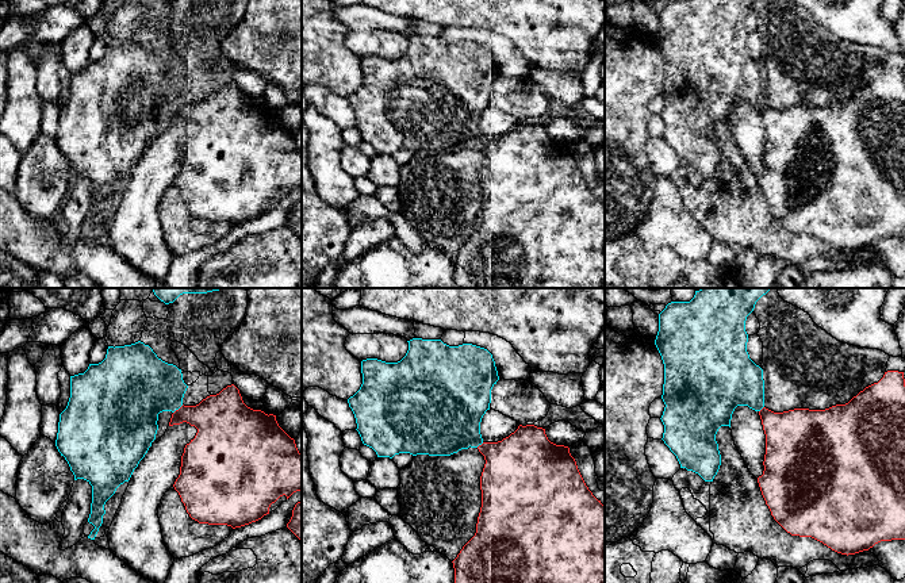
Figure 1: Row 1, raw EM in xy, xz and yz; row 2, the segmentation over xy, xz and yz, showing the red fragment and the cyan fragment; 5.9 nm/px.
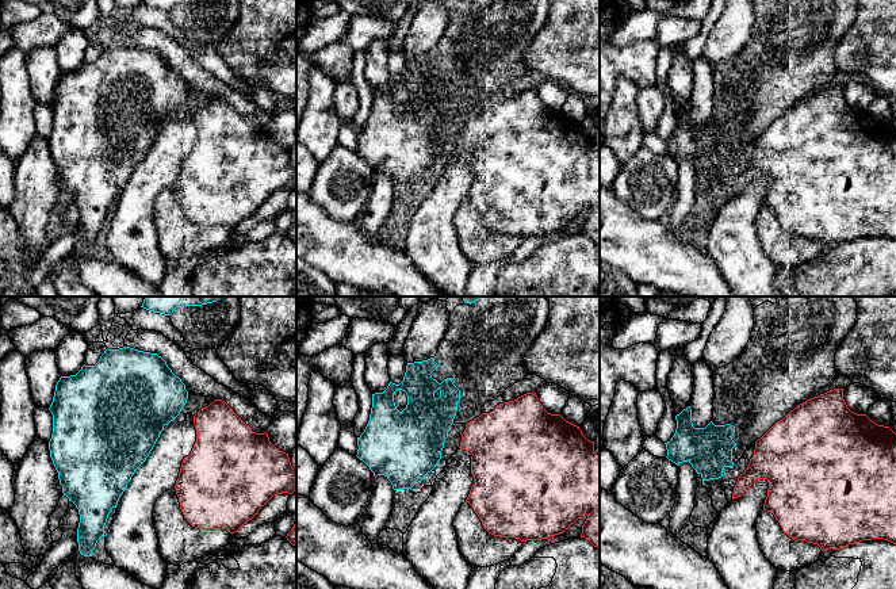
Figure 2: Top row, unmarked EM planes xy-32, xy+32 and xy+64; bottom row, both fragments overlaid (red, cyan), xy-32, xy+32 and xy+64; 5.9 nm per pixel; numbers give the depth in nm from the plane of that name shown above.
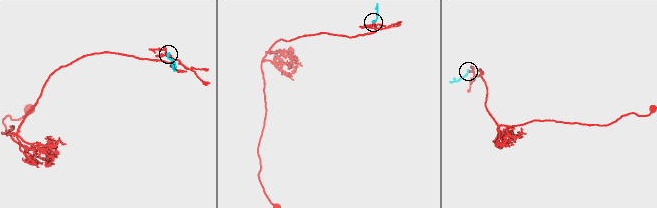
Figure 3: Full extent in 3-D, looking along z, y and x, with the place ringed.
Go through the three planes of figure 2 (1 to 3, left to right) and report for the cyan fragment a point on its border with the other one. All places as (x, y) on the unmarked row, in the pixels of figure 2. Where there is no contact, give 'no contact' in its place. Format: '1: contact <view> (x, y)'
1: no contact
2: no contact
3: no contact

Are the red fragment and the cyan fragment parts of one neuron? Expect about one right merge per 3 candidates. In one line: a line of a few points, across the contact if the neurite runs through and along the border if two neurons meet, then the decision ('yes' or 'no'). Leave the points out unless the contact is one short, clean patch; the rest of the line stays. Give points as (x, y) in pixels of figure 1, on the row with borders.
no

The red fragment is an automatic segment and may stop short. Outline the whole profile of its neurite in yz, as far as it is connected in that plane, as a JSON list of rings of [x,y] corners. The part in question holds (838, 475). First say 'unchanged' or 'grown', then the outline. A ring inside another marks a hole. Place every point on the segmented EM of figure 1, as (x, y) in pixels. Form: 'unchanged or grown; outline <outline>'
unchanged; outline [[[887,371],[883,377],[854,396],[845,404],[825,410],[794,409],[774,413],[766,407],[759,411],[766,434],[764,471],[758,477],[762,495],[774,519],[791,536],[812,537],[841,555],[868,551],[881,541],[905,540],[905,379],[904,372]]]

